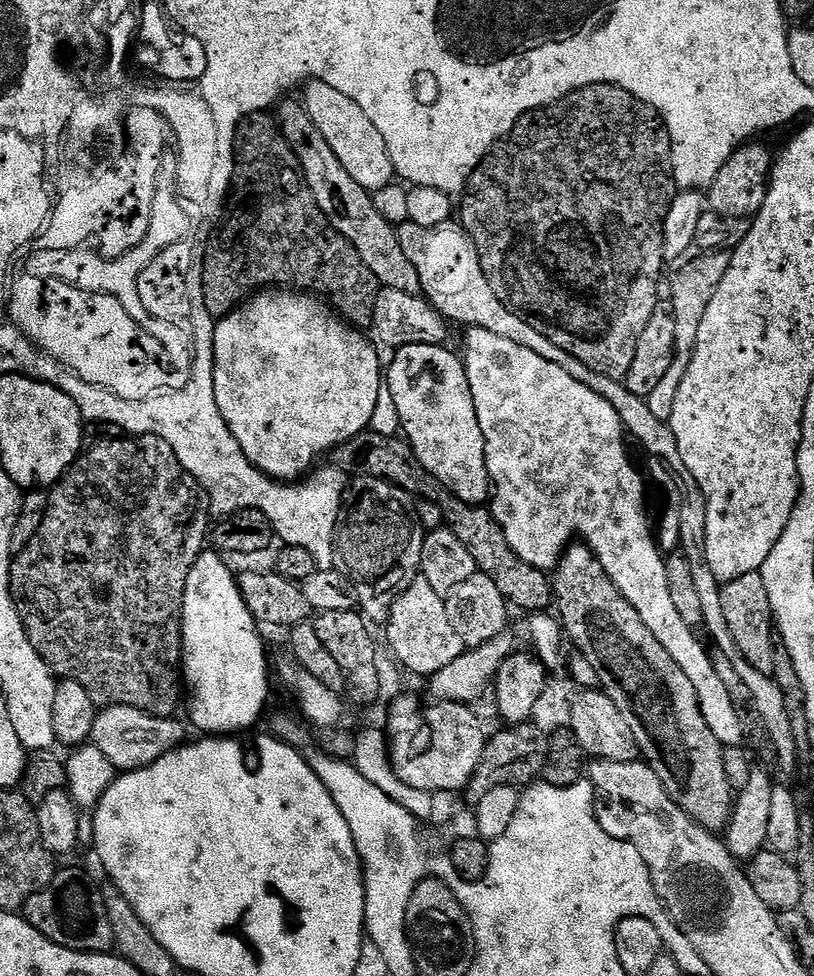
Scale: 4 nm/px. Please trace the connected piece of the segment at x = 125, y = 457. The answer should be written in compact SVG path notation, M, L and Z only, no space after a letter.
M125 435L124 440L104 440L101 444L96 444L92 449L89 447L83 454L77 456L76 461L71 468L65 472L64 477L48 492L48 509L42 518L42 526L38 526L38 534L34 534L34 538L30 538L30 542L23 550L15 553L12 562L12 599L11 603L15 604L18 614L24 623L26 634L30 638L30 642L34 646L34 650L38 650L38 654L52 669L53 673L60 680L73 680L83 686L90 694L90 698L96 704L97 709L103 710L113 708L114 706L130 706L134 710L142 710L151 716L167 716L175 717L176 707L182 704L182 657L184 655L184 643L182 642L182 610L184 609L184 595L186 594L186 578L190 578L190 570L194 566L194 562L199 558L200 553L205 551L206 541L210 536L210 523L208 524L208 512L210 516L210 508L206 503L205 493L200 487L200 483L186 470L186 466L182 466L182 462L178 462L178 454L174 454L174 450L170 446L170 442L166 442L157 436L133 436Z

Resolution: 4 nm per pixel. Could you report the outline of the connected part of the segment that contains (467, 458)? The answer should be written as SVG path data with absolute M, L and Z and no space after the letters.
M406 346L395 349L392 365L387 365L386 382L394 396L394 403L401 418L403 435L406 443L414 450L418 462L453 492L462 502L483 505L492 491L492 480L486 466L486 442L482 438L482 426L478 426L478 410L474 410L474 394L470 394L470 382L466 378L463 359L447 347Z

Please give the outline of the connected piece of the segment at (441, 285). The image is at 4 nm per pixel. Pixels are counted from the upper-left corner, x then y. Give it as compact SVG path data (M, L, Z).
M408 221L398 226L397 232L406 258L410 259L415 270L418 271L423 295L443 314L446 320L453 325L464 324L463 326L468 328L490 330L490 334L498 334L498 338L510 338L510 342L518 342L522 346L534 350L534 354L542 354L542 358L562 366L574 378L578 378L584 384L589 384L595 392L608 399L618 410L627 435L631 439L633 436L649 452L652 460L676 458L678 452L674 452L676 439L672 433L671 423L654 418L654 413L651 412L645 397L630 394L628 387L621 381L594 374L586 366L582 366L582 362L578 362L573 356L568 356L566 350L562 350L558 346L554 346L554 342L542 338L542 334L538 334L538 330L534 326L530 326L525 320L518 318L516 312L510 311L500 301L498 294L494 294L494 286L490 286L490 282L482 270L478 250L463 224L449 222L438 227L424 227Z

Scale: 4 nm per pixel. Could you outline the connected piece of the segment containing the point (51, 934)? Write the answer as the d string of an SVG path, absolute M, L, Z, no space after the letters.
M61 867L56 877L27 900L22 915L28 923L50 938L58 946L75 952L111 953L114 948L114 930L110 930L110 918L106 914L101 889L88 881L84 872L76 868Z

